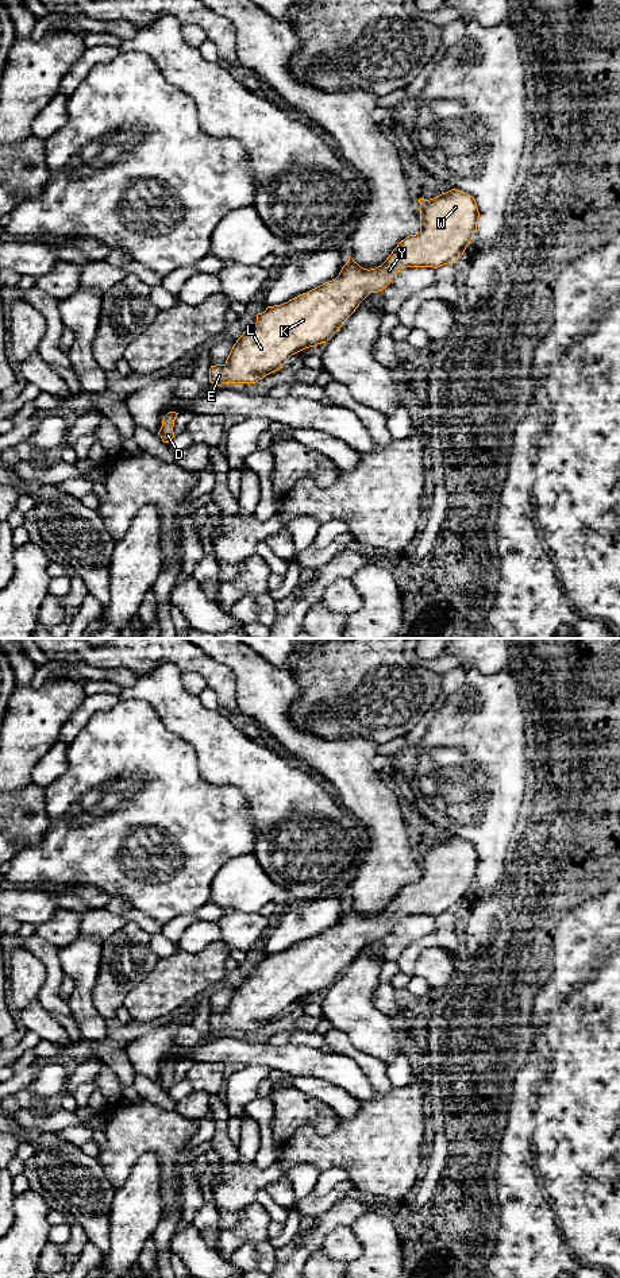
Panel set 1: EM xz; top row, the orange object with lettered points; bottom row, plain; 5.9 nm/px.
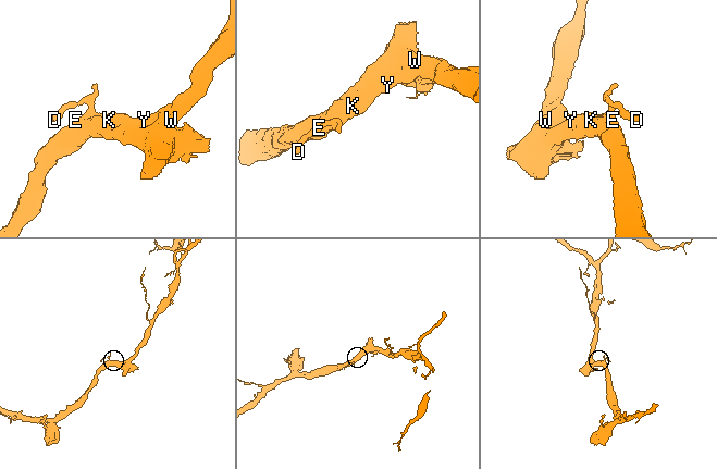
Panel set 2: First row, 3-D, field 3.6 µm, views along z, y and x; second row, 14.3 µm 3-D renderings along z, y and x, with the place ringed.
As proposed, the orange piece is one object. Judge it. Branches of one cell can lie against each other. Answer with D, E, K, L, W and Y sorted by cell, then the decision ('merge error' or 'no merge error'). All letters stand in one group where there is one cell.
groups D E K L W Y; no merge error

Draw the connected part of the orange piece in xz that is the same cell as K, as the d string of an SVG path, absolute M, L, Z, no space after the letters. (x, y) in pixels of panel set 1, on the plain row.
M451 837L434 846L419 846L420 880L401 888L386 908L376 916L361 915L351 904L339 923L281 953L267 954L257 962L257 970L236 988L224 1012L211 1013L209 1030L255 1031L282 1016L294 1001L327 991L370 942L382 939L407 915L434 915L457 910L477 879L480 860L473 843Z

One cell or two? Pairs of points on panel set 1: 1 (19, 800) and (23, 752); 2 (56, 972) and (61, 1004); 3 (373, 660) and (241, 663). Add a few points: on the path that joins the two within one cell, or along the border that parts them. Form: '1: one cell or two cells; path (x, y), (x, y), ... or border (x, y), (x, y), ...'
1: two cells; border (30, 782), (14, 791)
2: one cell; path (54, 980), (53, 996)
3: two cells; border (293, 675), (299, 686), (299, 698), (291, 706)

